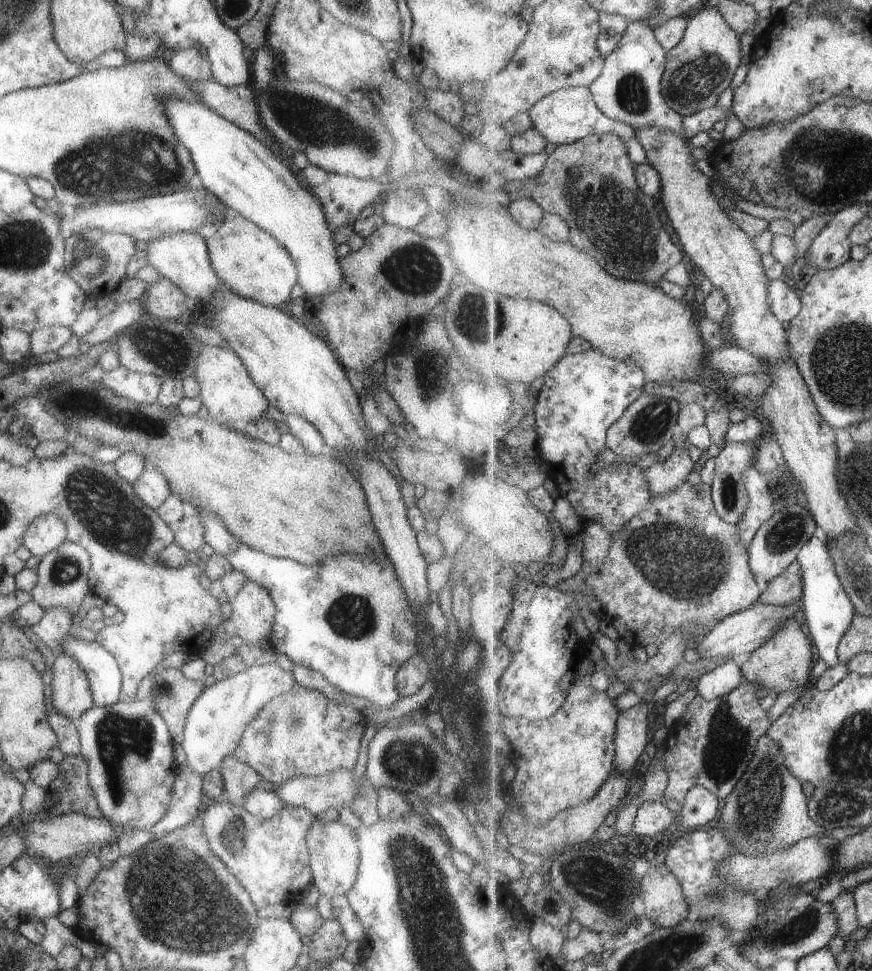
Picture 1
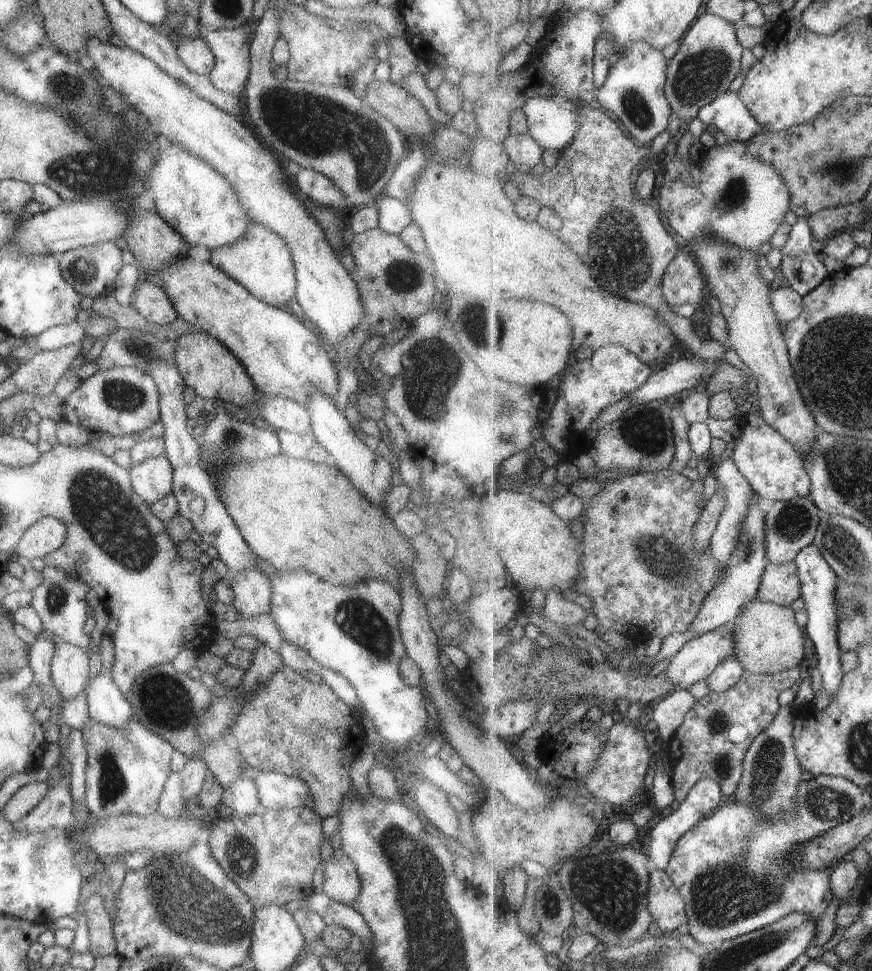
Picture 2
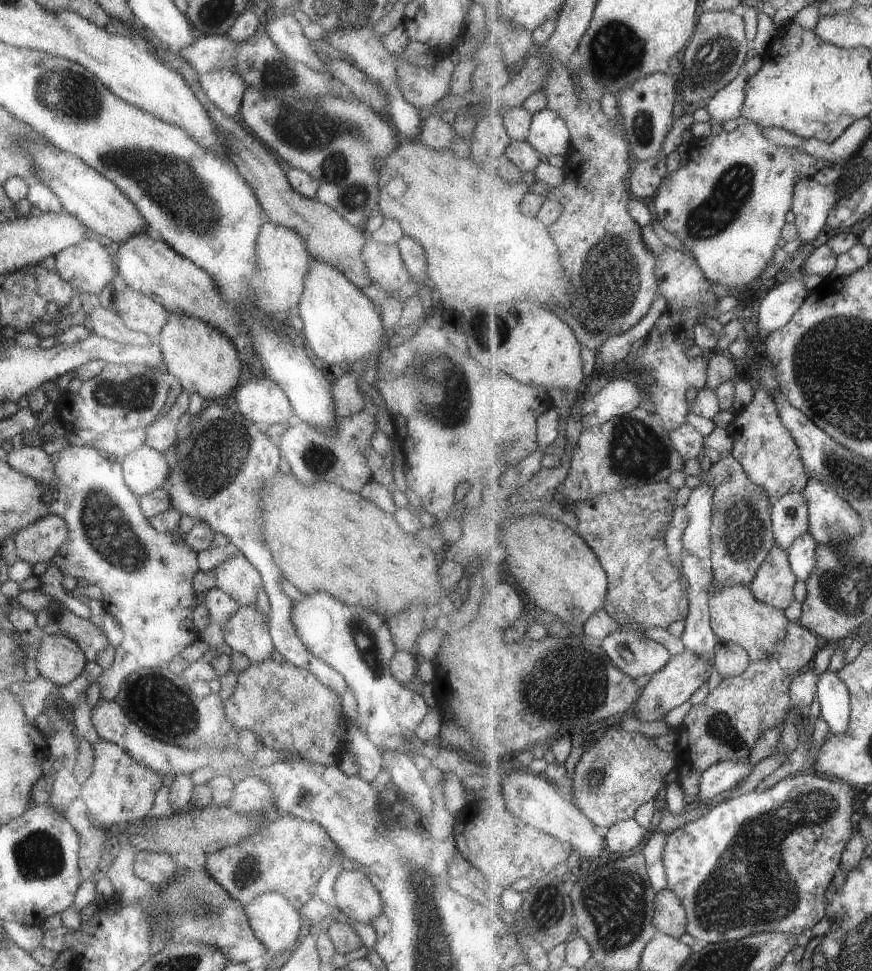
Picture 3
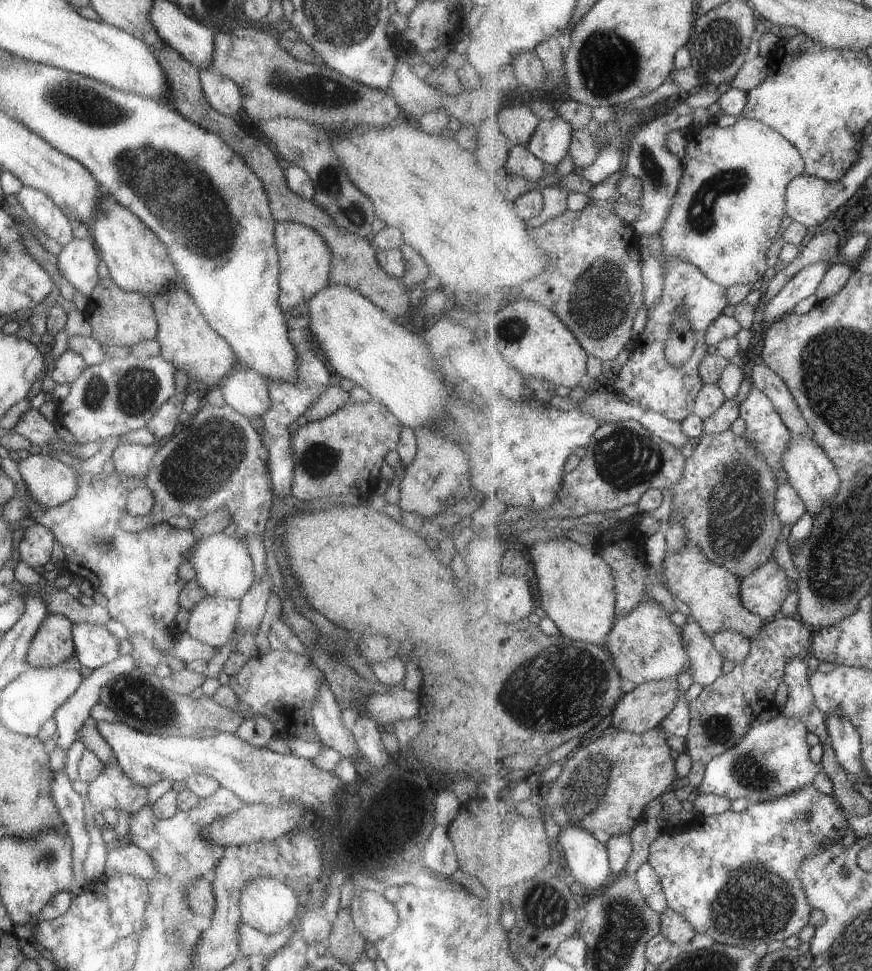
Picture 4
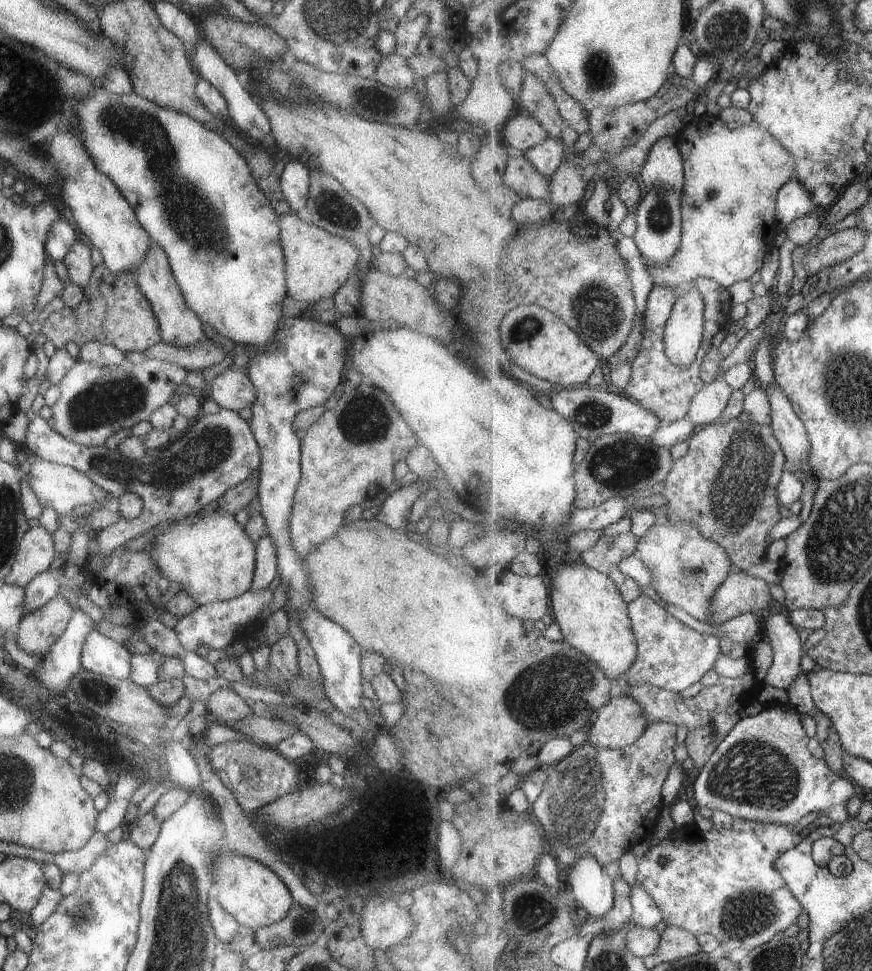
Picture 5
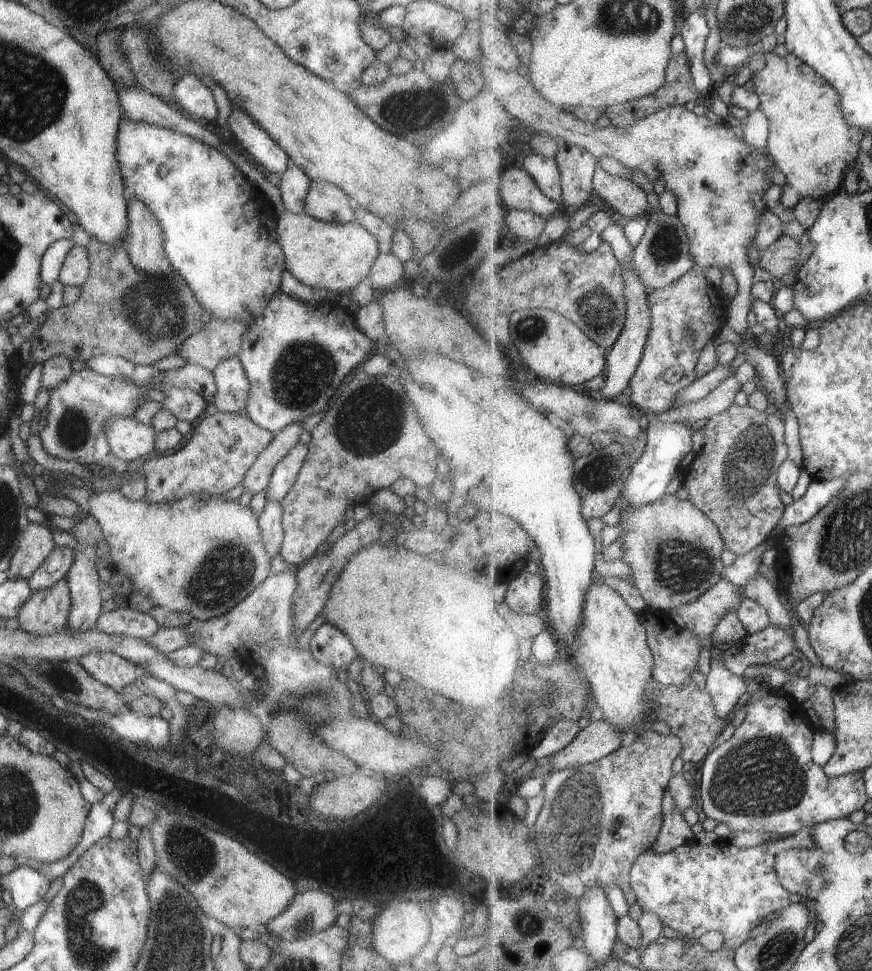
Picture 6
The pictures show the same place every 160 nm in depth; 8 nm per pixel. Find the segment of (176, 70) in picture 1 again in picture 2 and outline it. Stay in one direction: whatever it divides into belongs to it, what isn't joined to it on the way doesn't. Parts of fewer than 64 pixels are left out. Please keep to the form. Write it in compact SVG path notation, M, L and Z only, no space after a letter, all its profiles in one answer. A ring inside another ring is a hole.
M177 38L176 39L177 59L190 72L199 75L208 75L214 63L211 52L207 49L207 44L197 38Z

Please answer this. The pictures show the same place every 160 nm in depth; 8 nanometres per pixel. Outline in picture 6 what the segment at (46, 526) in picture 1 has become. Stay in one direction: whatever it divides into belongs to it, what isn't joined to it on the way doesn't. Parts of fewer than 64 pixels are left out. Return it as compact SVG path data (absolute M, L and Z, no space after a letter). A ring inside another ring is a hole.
M27 523L18 538L15 552L4 570L7 579L26 578L47 558L55 546L51 531L39 523Z

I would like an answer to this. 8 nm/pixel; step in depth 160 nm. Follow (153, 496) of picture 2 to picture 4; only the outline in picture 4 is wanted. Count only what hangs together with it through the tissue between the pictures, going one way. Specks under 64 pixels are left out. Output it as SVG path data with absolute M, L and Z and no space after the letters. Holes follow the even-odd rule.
M158 442L150 445L117 445L111 458L114 471L127 479L143 479L150 467L155 451L160 447Z

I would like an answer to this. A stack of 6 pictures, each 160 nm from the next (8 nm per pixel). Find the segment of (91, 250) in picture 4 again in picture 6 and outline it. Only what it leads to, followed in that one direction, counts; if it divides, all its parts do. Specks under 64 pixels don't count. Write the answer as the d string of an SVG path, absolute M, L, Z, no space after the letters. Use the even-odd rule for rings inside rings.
M74 244L63 259L58 280L66 288L75 292L86 279L88 269L86 248Z

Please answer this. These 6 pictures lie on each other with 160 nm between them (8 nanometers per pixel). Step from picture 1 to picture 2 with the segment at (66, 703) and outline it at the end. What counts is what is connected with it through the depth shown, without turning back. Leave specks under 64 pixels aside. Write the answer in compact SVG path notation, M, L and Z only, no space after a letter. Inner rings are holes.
M55 642L50 659L50 680L63 699L74 698L87 683L87 652L68 643Z

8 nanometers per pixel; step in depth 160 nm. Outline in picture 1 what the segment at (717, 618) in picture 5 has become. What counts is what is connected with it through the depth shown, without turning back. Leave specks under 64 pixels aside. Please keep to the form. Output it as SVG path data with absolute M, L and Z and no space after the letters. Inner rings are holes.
M796 562L783 574L769 582L767 589L761 594L760 602L771 606L787 606L800 604L803 597L803 568Z

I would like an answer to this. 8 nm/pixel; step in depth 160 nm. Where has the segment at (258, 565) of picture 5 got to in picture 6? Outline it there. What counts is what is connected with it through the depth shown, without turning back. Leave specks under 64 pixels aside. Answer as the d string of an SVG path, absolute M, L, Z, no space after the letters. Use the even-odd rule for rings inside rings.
M266 501L262 513L257 517L260 539L268 560L278 553L282 541L280 518L281 507L277 501Z

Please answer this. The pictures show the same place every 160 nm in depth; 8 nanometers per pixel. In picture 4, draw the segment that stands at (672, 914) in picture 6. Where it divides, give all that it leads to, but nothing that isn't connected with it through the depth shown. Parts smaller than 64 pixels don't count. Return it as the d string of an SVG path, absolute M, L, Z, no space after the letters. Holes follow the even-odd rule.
M810 784L808 787L803 787L800 791L780 796L779 799L749 804L744 811L733 812L733 810L729 809L713 816L695 819L688 825L687 829L682 829L681 832L667 832L664 830L663 834L660 834L651 843L648 861L655 867L659 875L660 883L668 900L668 906L682 914L693 925L693 928L696 928L697 933L711 935L717 943L746 946L751 950L755 946L763 944L763 942L766 944L775 942L775 940L783 942L789 936L797 936L805 926L810 924L809 916L811 916L814 908L808 901L808 896L800 877L802 864L807 857L812 857L822 849L825 849L827 844L832 844L833 841L839 843L841 838L847 834L847 828L850 826L848 818L849 815L839 804L837 798L820 792L813 784Z

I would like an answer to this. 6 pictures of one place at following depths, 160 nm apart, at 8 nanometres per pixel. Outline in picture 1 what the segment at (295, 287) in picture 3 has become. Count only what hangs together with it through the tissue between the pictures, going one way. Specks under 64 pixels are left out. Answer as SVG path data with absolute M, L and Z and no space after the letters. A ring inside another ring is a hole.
M235 214L218 224L217 230L204 242L209 266L223 288L264 306L281 307L289 303L285 300L289 300L291 288L296 284L295 266L269 234Z

